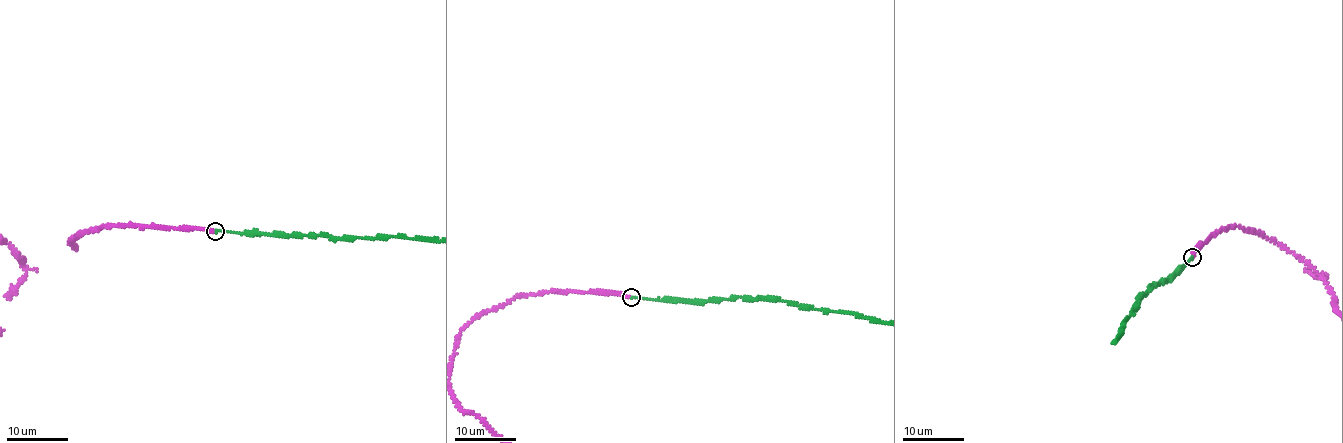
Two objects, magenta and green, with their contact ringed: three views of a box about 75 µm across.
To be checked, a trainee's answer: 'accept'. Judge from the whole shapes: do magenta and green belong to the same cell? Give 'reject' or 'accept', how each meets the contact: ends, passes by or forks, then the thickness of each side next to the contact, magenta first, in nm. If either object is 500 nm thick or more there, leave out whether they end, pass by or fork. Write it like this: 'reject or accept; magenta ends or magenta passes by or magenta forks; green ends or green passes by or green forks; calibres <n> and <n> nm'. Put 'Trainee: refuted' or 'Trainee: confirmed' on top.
Trainee: confirmed
accept; magenta ends; green ends; calibres 260 and 220 nm

